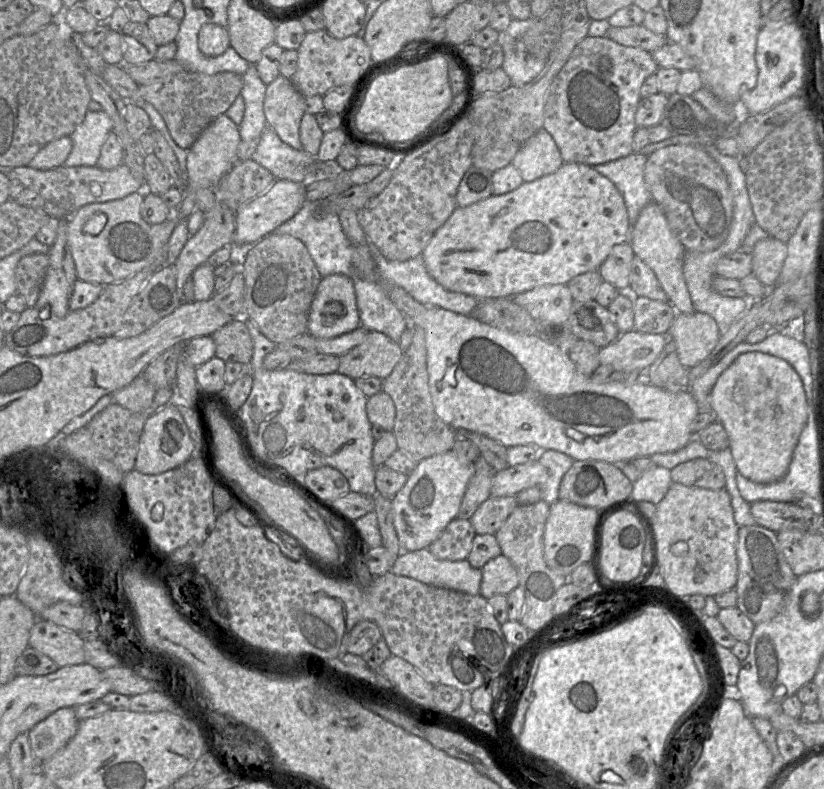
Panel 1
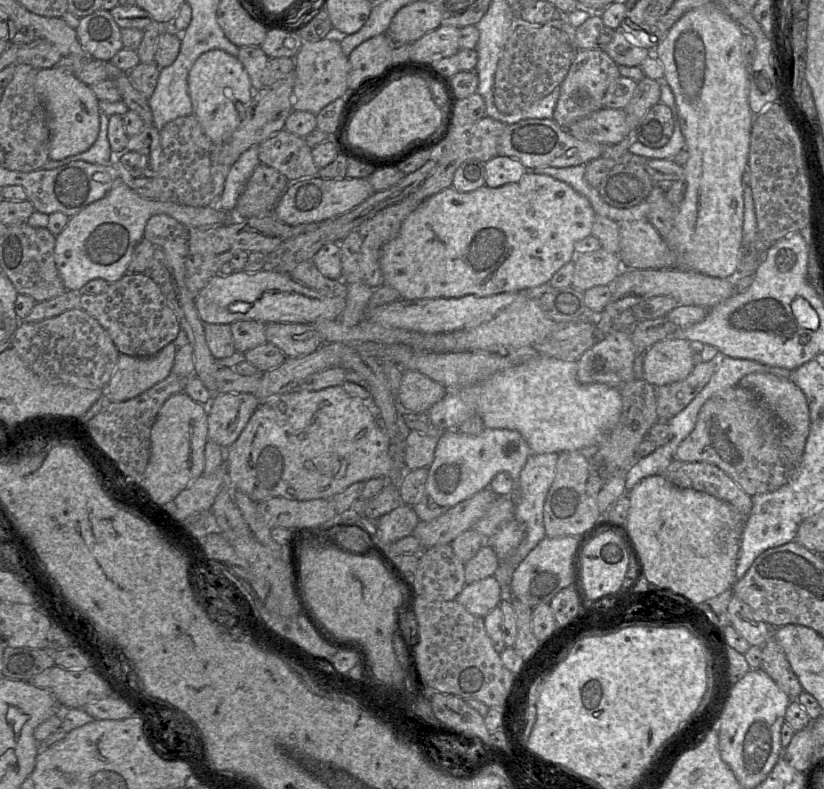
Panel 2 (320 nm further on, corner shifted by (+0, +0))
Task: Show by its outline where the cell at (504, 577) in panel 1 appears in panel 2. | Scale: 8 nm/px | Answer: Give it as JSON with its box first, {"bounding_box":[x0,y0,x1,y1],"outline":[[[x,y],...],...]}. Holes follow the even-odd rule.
{"bounding_box":[455,575,502,617],"outline":[[[494,575],[466,584],[455,600],[471,614],[485,617],[502,600],[500,584]]]}

